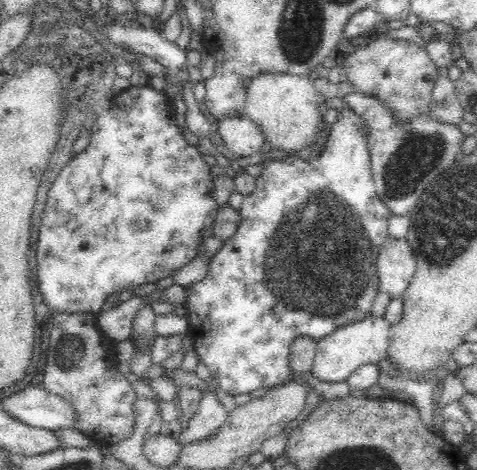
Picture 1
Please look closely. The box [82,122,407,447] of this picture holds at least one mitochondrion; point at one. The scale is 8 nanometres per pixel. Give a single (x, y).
(317, 265)

